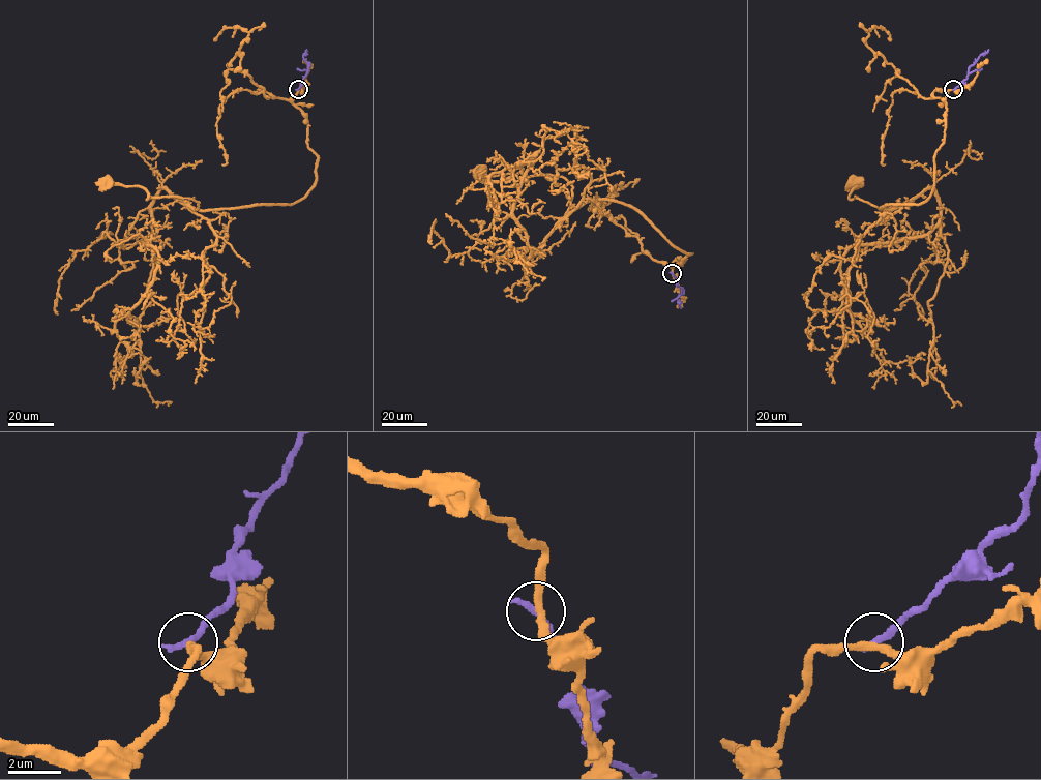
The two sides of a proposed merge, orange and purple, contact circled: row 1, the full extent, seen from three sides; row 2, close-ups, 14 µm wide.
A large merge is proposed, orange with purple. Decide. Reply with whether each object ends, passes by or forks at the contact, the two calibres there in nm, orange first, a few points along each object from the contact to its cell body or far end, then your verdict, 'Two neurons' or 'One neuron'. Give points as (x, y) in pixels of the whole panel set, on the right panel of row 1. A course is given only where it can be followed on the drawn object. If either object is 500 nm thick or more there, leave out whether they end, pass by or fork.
At the ring orange passes by. At the ring purple ends. Thickness 280 nm (orange) against 320 nm. Course of orange: (953, 89), (944, 101), (944, 143), (926, 200), (881, 209), (895, 208), (850, 199), (861, 185), (853, 182). Course of purple: (953, 89), (967, 78), (969, 67), (988, 51). Two neurons

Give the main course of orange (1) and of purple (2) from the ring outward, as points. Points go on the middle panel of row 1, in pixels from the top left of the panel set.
1: (672, 273), (666, 264), (691, 253), (633, 208), (590, 200), (566, 214), (562, 177), (481, 173)
2: (672, 273), (676, 283), (683, 290), (677, 298), (682, 307)

